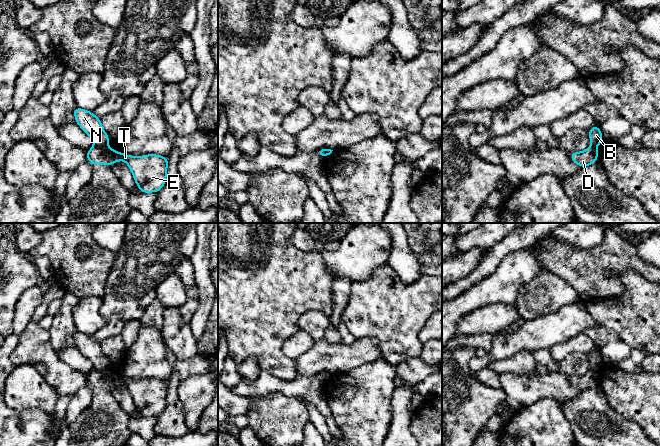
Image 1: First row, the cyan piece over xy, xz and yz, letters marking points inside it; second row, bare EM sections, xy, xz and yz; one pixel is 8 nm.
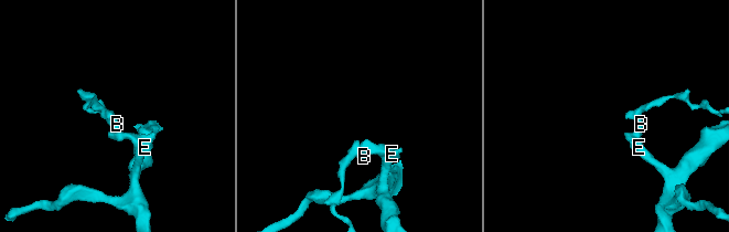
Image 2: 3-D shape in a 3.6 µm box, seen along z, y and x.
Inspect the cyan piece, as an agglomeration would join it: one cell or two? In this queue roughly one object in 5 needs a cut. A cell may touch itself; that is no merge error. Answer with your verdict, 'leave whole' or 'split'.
split

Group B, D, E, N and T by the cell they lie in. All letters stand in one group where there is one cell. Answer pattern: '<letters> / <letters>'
B N / D E T

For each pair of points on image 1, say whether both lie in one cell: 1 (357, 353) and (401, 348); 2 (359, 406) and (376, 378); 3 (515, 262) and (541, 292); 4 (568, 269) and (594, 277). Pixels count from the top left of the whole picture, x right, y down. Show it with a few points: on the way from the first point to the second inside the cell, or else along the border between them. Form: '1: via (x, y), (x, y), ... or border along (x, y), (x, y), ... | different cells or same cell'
1: border along (361, 337), (375, 337), (379, 342), (383, 358) | different cells
2: via (362, 399), (369, 392), (369, 388), (372, 385) | same cell
3: border along (541, 269), (520, 288), (516, 298) | different cells
4: via (574, 273), (578, 277), (588, 277) | same cell

